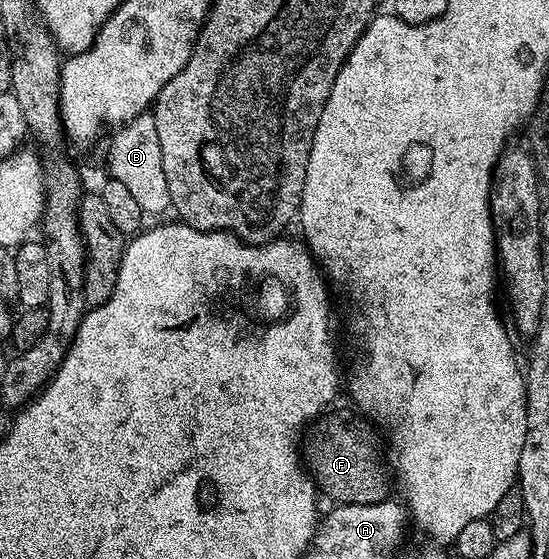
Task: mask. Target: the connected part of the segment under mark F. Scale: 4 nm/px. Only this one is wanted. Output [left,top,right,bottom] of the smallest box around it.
[302,413,390,505]

